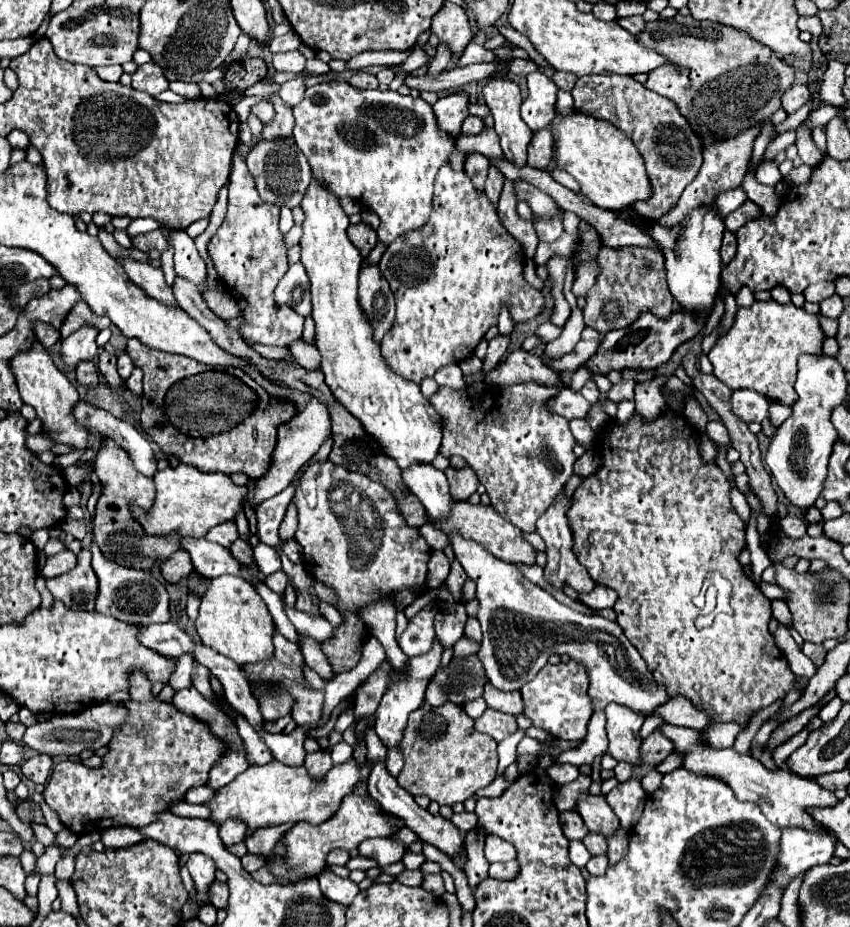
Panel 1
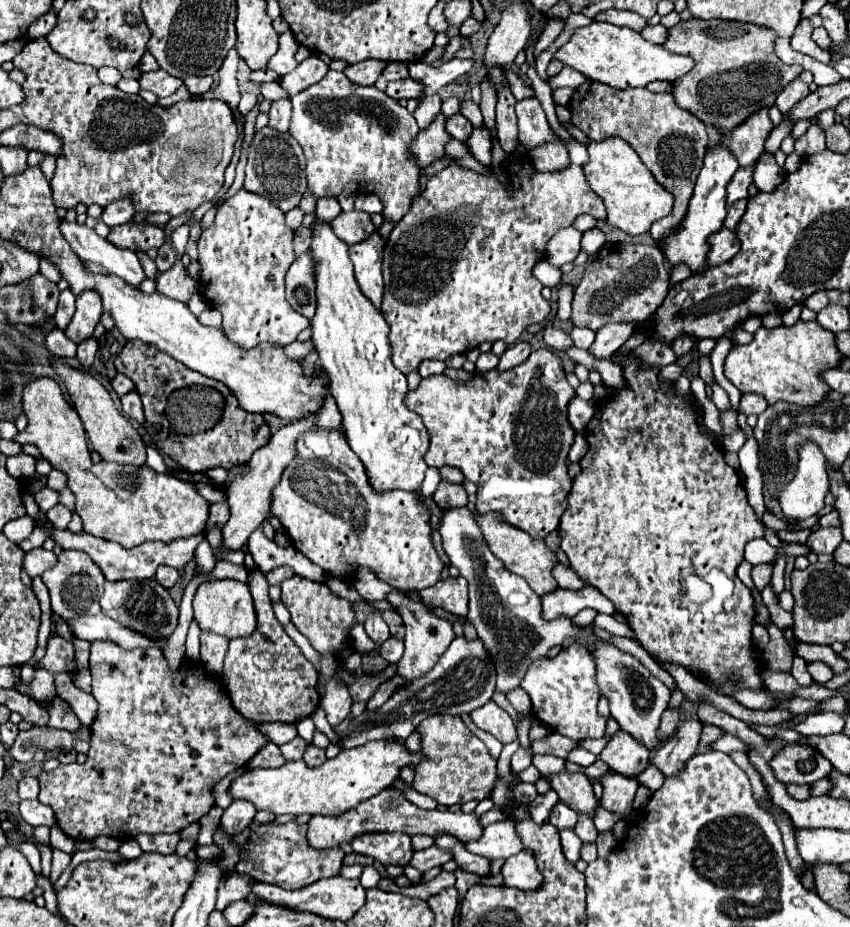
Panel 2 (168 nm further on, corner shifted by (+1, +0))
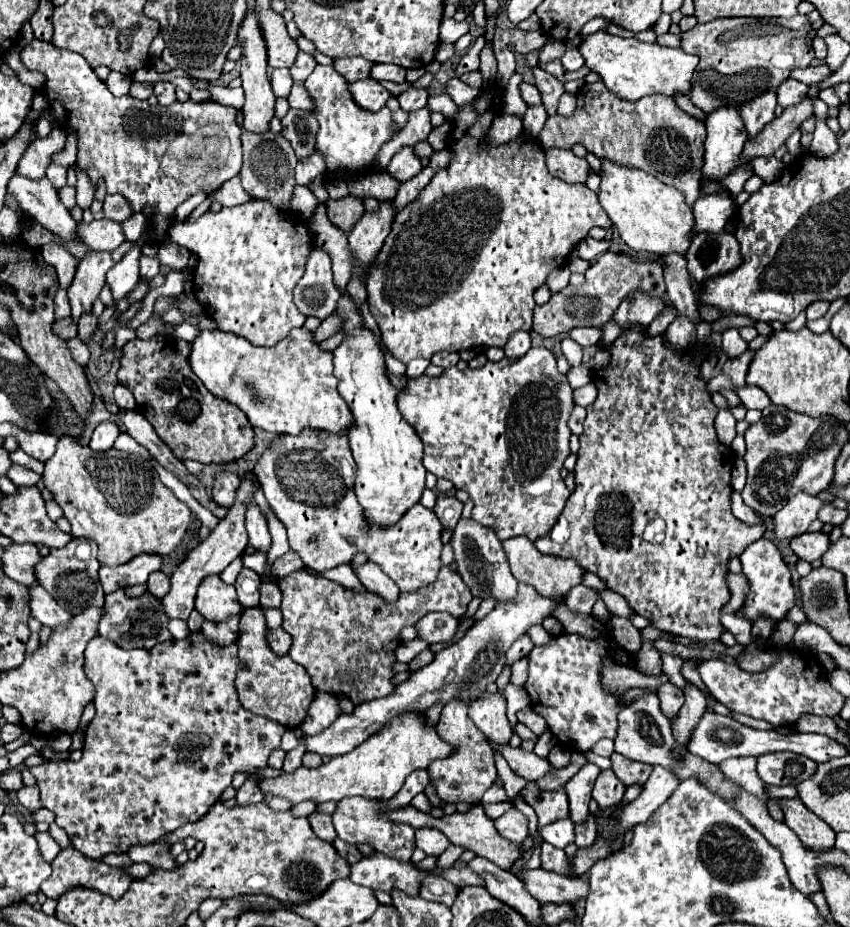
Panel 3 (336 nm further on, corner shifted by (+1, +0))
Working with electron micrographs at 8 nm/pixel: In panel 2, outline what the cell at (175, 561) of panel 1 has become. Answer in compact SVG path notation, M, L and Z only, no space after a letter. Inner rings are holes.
M162 565L160 569L156 569L156 581L164 587L164 589L170 589L174 583L176 583L176 579L178 579L178 571L176 569L172 569L172 567L166 567L166 565Z

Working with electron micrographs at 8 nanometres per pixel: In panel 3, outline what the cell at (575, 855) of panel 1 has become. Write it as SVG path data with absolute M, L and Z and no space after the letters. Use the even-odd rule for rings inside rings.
M570 819L554 821L540 829L540 835L544 841L552 843L558 849L566 849L570 843L574 843L574 823Z

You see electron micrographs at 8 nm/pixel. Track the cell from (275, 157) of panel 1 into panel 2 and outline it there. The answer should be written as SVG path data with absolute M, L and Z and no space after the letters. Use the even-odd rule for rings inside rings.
M264 127L254 133L254 139L250 141L250 147L248 147L244 189L250 193L268 197L280 211L288 213L290 209L298 207L306 191L304 169L306 169L306 161L298 141L290 133L280 133L272 127Z

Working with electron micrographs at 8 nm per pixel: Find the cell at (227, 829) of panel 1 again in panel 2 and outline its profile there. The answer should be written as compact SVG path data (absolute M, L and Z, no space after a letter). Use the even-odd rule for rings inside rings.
M232 801L228 809L224 809L220 825L224 825L226 833L238 833L244 825L250 825L256 815L256 807L250 801Z

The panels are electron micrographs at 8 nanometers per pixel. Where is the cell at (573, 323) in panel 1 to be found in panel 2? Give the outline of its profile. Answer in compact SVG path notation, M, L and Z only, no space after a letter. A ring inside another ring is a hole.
M542 347L542 349L532 351L530 357L528 357L522 365L518 365L518 367L514 367L514 369L500 371L500 369L496 367L496 369L486 371L486 373L474 371L474 373L472 373L472 379L466 381L466 383L454 381L454 379L450 379L450 377L446 377L446 375L430 375L430 377L426 377L426 379L420 381L418 389L406 393L404 405L406 405L410 411L414 411L414 413L418 413L418 415L422 417L422 421L424 421L428 433L430 433L430 449L428 449L428 453L424 455L424 461L428 463L428 467L436 467L436 469L440 469L440 467L444 467L444 465L456 467L456 469L462 471L462 475L464 475L468 481L472 481L472 483L478 487L478 491L476 491L476 497L478 497L478 499L476 499L476 513L478 513L478 515L488 513L488 511L496 511L496 513L500 513L502 521L506 521L508 525L518 527L518 529L530 533L532 537L546 537L548 533L552 533L552 531L558 527L560 515L562 515L562 513L566 511L566 507L568 507L568 493L570 493L570 489L572 489L572 479L568 477L566 457L568 457L568 451L570 451L570 447L572 447L572 443L574 443L574 435L576 435L576 433L574 433L572 425L568 423L568 411L566 411L566 409L568 409L568 401L574 399L574 397L576 397L576 391L568 385L568 381L566 381L566 377L564 377L564 369L562 369L560 357L558 357L552 349Z

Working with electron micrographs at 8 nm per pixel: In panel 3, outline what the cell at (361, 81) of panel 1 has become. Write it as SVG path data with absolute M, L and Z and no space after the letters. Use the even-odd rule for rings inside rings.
M340 57L334 59L334 69L348 81L348 83L356 83L362 79L368 79L368 73L372 69L374 63L364 61L362 57Z

